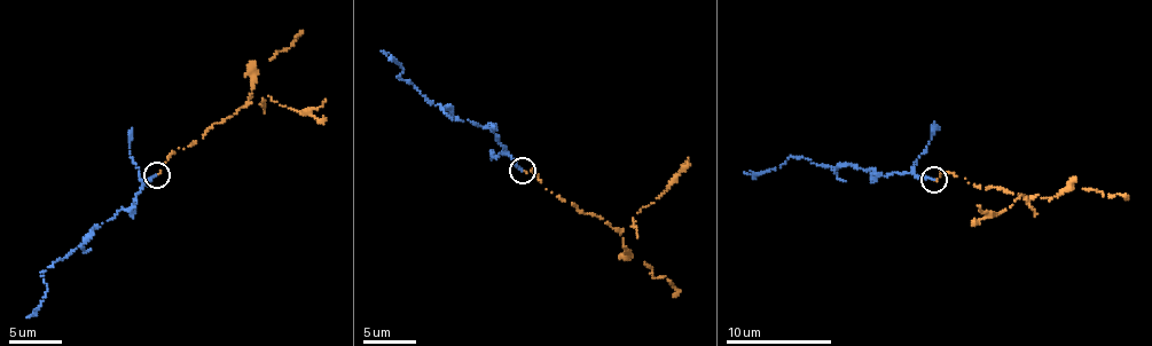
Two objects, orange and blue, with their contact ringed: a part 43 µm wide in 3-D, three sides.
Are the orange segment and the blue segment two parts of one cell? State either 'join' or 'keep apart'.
join

